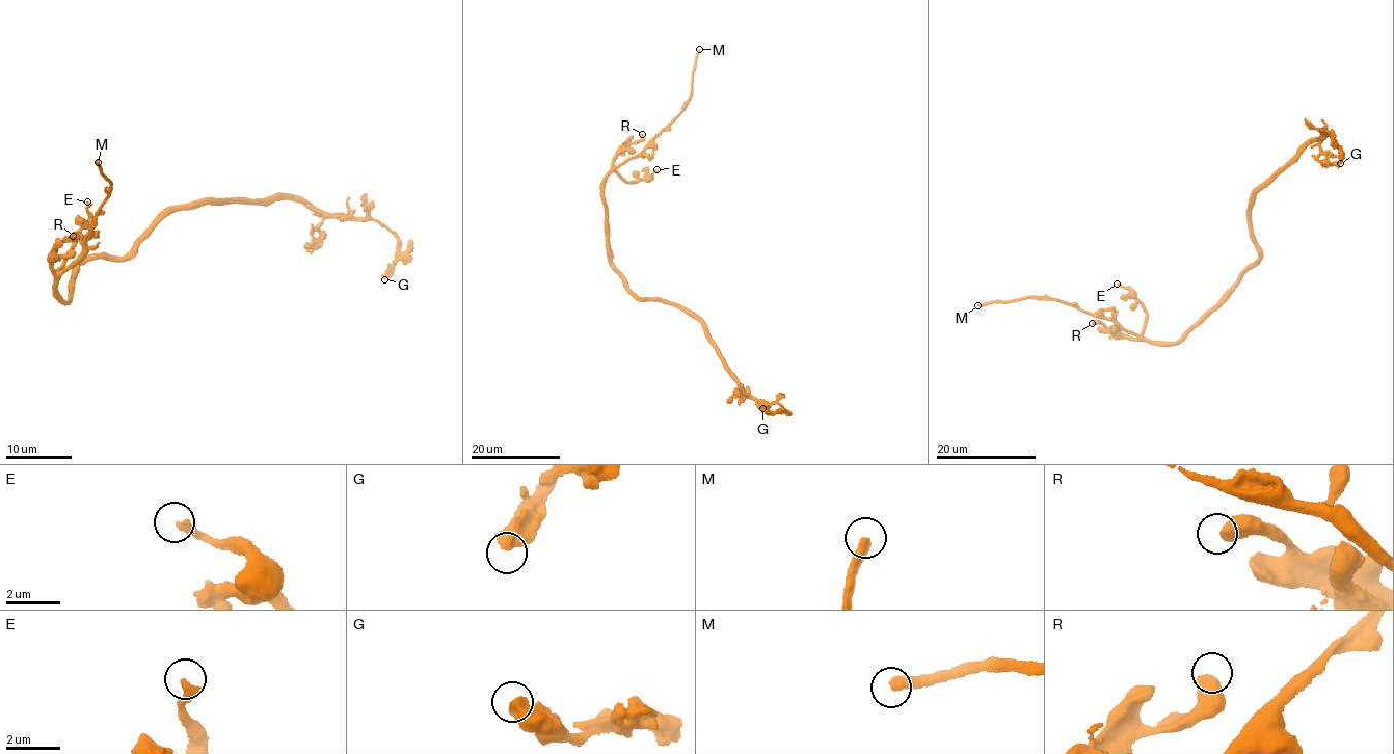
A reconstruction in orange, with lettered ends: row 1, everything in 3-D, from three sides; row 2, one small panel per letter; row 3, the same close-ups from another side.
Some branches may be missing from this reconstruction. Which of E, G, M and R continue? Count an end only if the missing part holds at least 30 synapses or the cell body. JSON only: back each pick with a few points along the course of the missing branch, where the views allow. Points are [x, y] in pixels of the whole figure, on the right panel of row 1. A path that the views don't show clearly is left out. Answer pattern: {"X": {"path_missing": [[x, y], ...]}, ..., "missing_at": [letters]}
{"missing_at": ["M"]}

